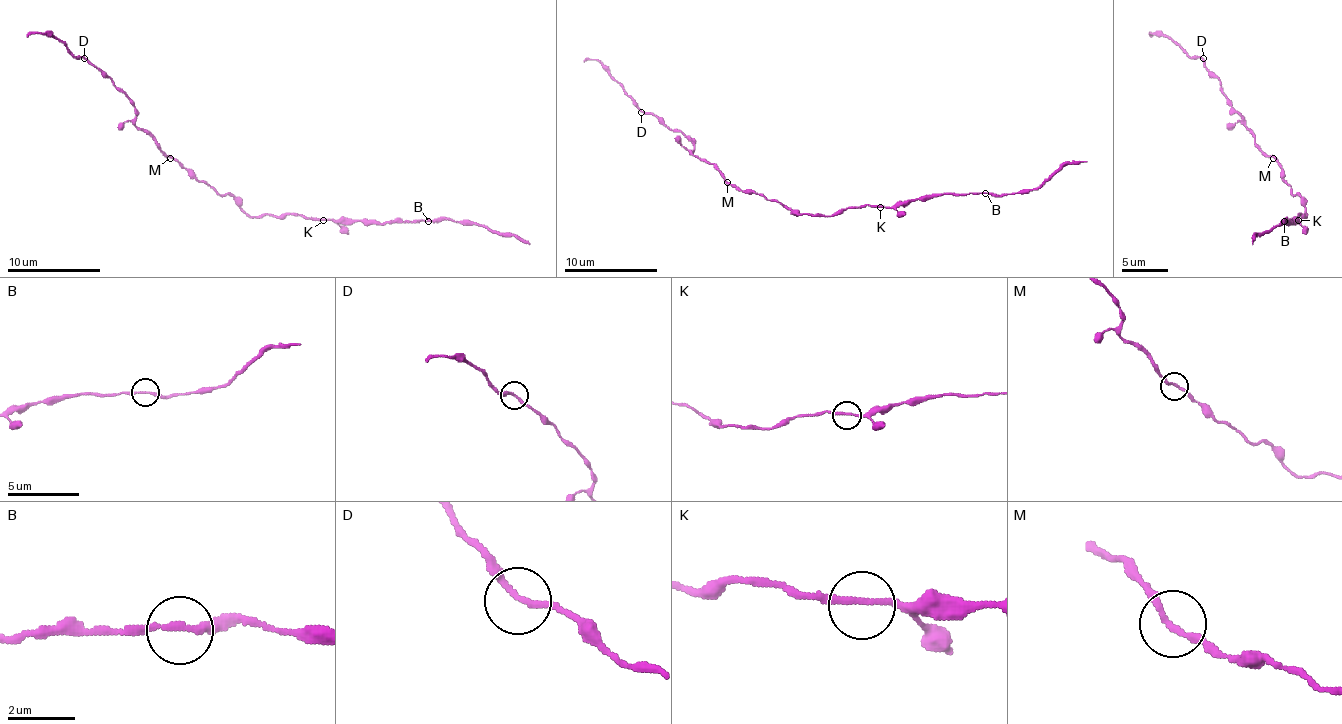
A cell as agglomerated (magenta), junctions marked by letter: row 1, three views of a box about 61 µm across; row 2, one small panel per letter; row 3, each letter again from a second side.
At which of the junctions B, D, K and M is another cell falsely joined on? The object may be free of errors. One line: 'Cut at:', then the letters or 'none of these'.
Cut at: none of these

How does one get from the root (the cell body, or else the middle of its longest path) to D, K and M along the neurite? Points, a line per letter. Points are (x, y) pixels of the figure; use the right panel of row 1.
D: (1300, 197), (1291, 193), (1282, 167), (1254, 142), (1245, 118), (1231, 104), (1203, 58)
K: (1300, 197), (1305, 216), (1307, 214), (1298, 214), (1298, 220)
M: (1300, 197), (1291, 193), (1284, 181), (1282, 167), (1273, 158)

